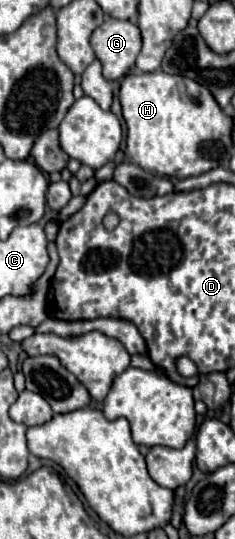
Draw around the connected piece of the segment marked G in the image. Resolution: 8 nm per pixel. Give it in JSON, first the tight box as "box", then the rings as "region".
{"box":[92,18,142,80],"region":[[[106,18],[92,34],[92,48],[102,62],[104,78],[120,80],[136,64],[142,48],[142,34],[134,22]]]}

